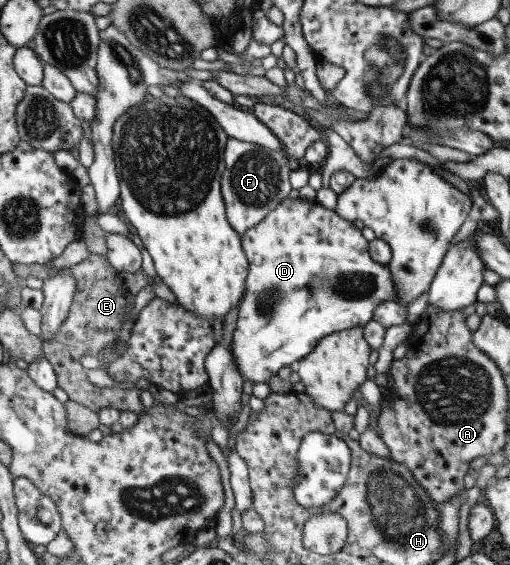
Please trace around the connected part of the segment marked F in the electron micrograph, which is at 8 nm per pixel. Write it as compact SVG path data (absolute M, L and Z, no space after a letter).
M230 137L224 151L227 165L221 185L227 203L228 223L244 236L251 228L260 224L272 210L292 192L291 173L294 164L286 154L260 145Z

